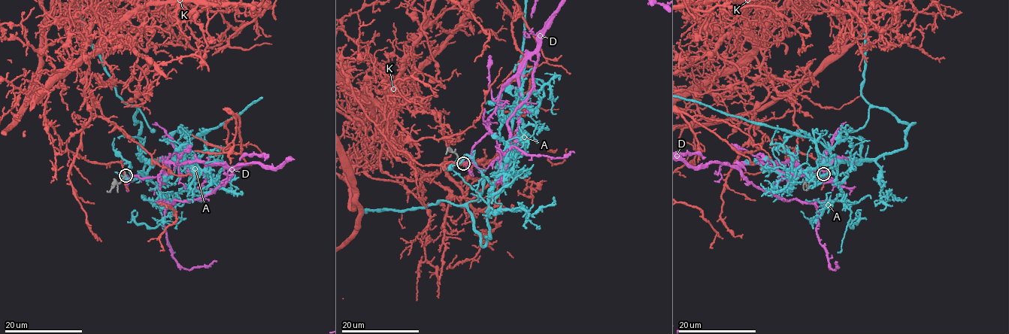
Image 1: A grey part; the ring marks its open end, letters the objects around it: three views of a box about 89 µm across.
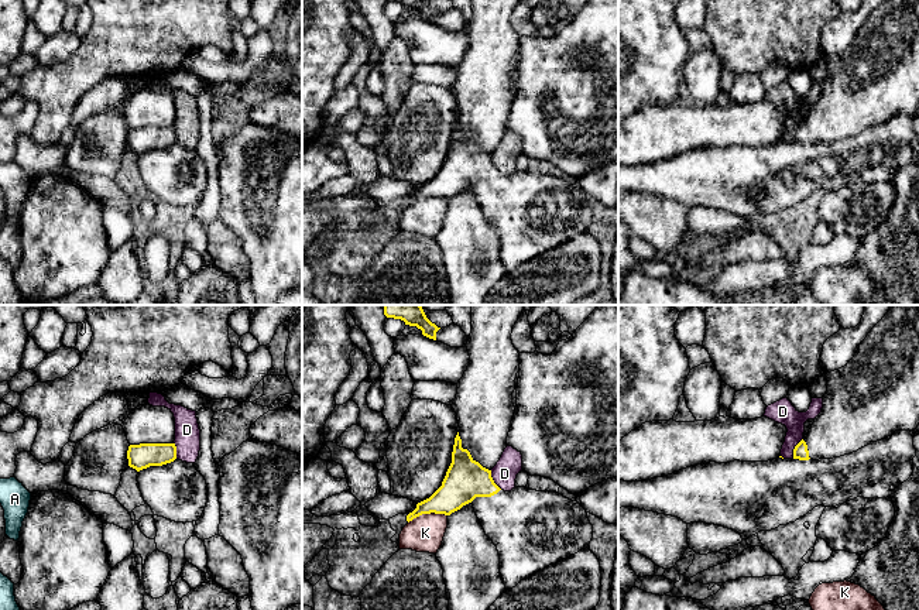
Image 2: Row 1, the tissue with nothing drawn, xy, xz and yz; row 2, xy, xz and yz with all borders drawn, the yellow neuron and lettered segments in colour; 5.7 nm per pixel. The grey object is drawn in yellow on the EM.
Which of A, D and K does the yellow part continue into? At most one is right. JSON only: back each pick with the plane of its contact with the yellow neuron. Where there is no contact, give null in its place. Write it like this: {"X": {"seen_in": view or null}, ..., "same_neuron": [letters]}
{"same_neuron": []}

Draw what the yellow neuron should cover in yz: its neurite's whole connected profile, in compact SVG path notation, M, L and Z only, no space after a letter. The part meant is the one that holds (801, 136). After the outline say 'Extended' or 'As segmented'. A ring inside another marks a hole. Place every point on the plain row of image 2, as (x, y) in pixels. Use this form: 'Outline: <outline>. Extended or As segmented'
Outline: M884 0L861 25L854 41L841 52L826 58L827 75L823 80L822 96L815 102L809 116L793 133L793 143L833 143L857 136L858 133L891 120L895 114L915 114L919 109L919 0Z. Extended

